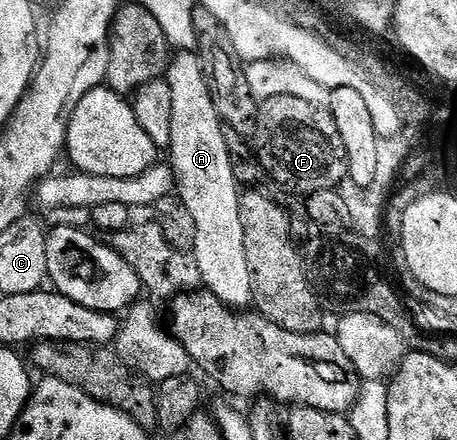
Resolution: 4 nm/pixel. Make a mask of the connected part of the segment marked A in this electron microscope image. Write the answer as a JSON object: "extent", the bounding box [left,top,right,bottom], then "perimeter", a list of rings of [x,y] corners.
{"extent":[166,54,253,311],"perimeter":[[[199,54],[180,55],[177,59],[175,56],[169,62],[166,78],[170,85],[170,93],[174,97],[174,113],[170,121],[170,137],[172,138],[170,166],[178,197],[186,205],[186,209],[190,209],[190,217],[194,217],[196,243],[192,254],[197,261],[201,284],[209,294],[218,297],[228,307],[242,311],[253,304],[253,291],[240,212],[242,186],[235,179],[232,155],[228,152],[224,136],[225,124],[220,119],[219,113],[215,111]]]}

